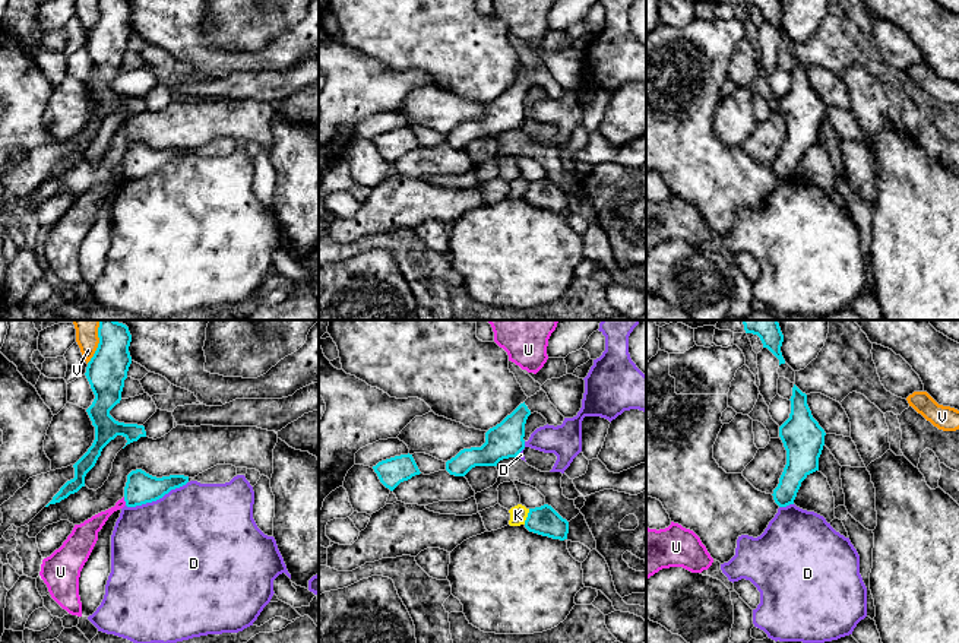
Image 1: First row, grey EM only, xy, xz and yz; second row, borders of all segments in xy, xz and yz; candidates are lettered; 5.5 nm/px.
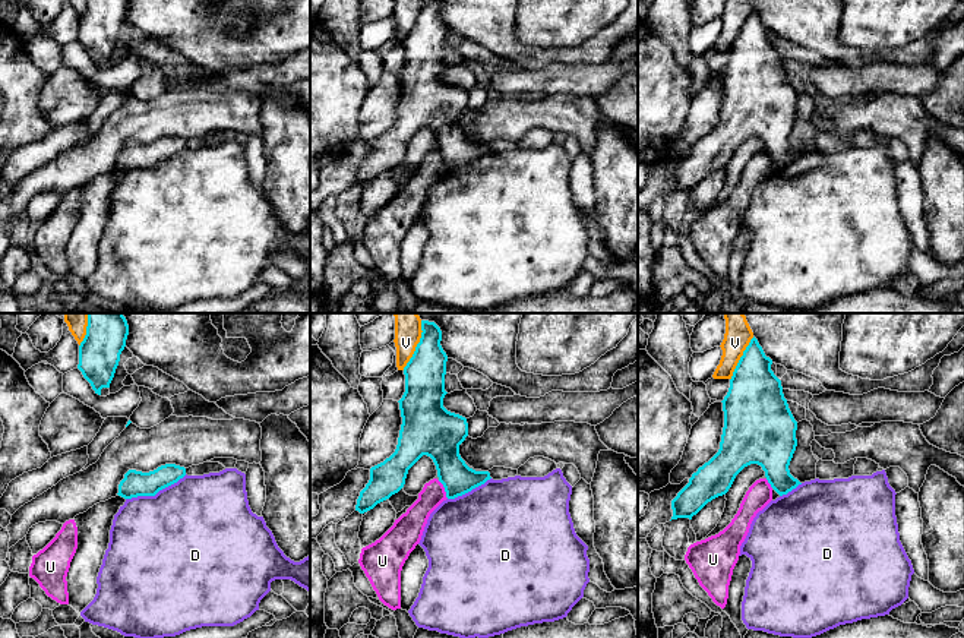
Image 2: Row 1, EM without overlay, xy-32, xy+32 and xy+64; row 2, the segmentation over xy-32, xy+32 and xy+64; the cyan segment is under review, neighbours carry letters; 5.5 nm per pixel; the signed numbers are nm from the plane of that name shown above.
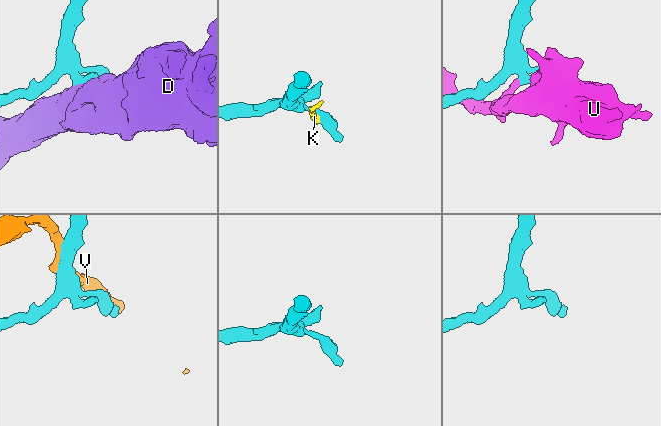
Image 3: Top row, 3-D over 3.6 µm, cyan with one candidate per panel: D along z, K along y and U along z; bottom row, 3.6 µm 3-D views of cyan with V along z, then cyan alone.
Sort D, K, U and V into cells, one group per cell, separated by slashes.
D / K / U / V

